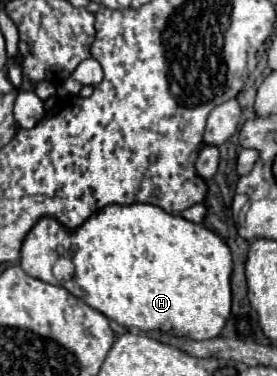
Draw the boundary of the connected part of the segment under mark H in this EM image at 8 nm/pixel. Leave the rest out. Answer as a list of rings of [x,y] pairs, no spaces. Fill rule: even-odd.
[[[106,205],[76,231],[68,231],[58,221],[44,217],[26,235],[20,267],[34,279],[66,287],[74,297],[82,299],[118,325],[150,335],[172,333],[192,341],[214,339],[220,335],[230,315],[232,255],[228,245],[204,225],[192,223],[180,215],[170,215],[156,205]],[[58,257],[66,257],[74,263],[76,275],[72,281],[58,281],[52,275],[52,265]]]

